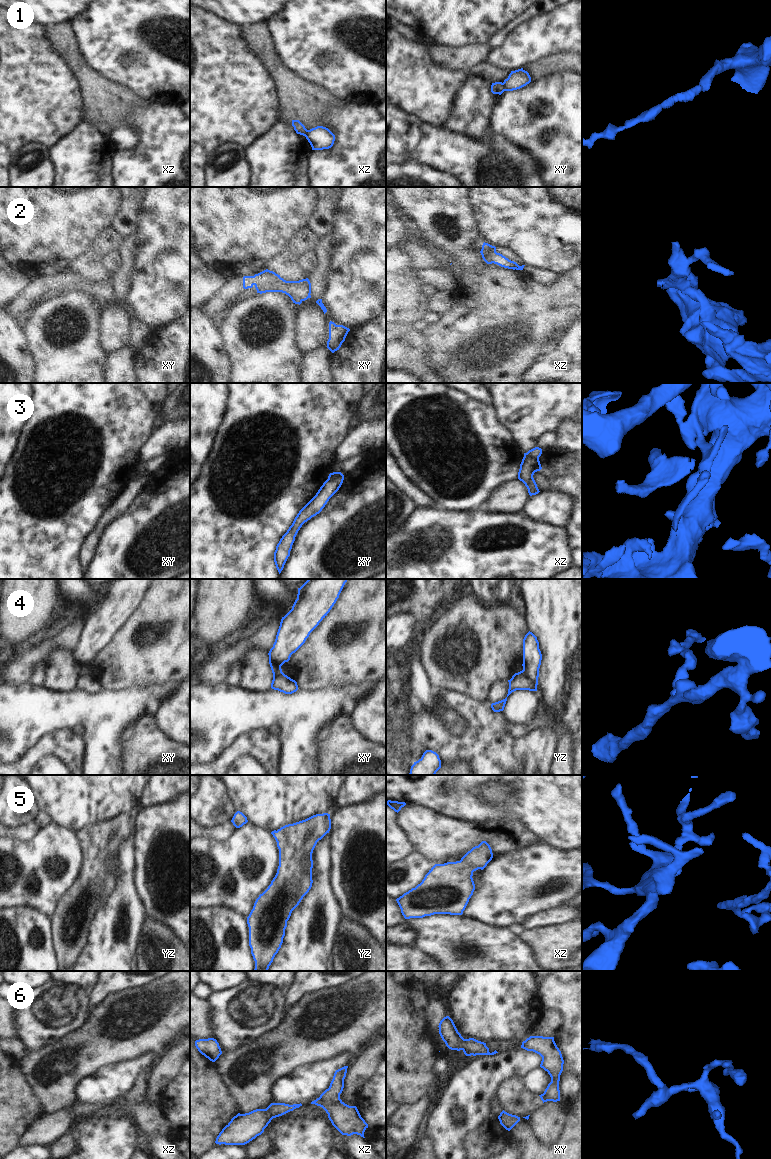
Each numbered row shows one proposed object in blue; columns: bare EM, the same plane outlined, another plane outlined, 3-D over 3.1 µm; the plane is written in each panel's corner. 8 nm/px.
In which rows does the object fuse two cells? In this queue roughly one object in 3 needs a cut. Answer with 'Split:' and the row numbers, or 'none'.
Split: 1, 3, 4

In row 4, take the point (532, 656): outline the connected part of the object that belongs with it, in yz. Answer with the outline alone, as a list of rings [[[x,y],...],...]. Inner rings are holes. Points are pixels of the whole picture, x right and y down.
[[[528,632],[523,639],[523,670],[527,677],[531,678],[538,685],[539,668],[542,654],[539,649],[537,637]]]

